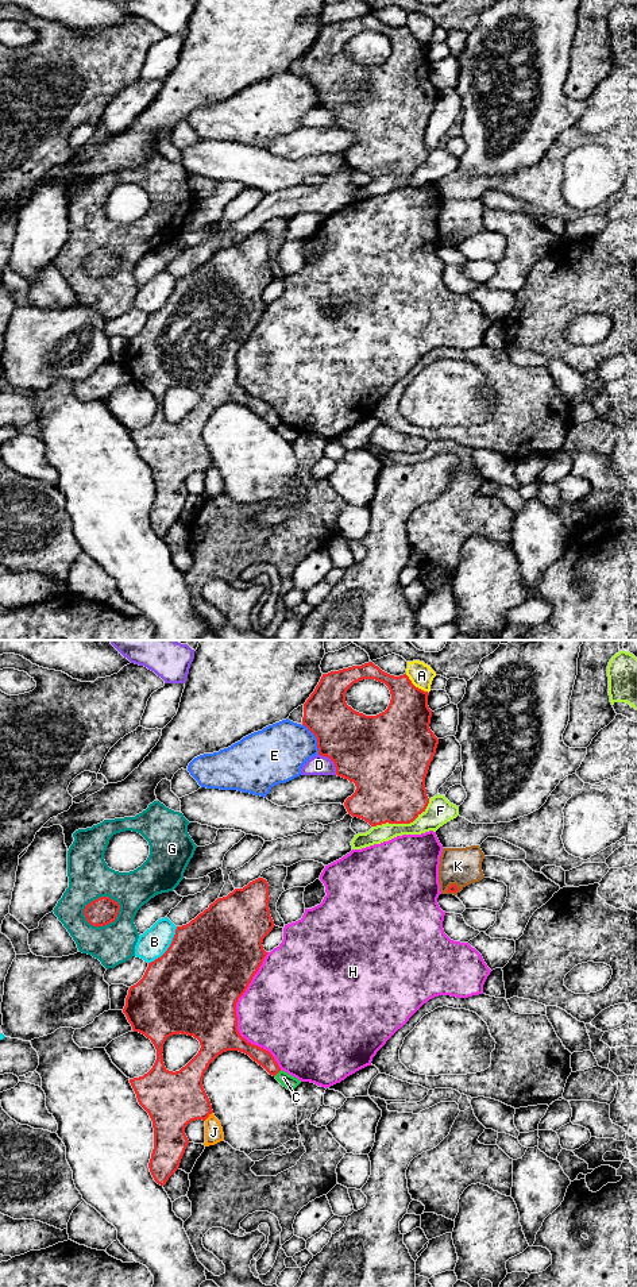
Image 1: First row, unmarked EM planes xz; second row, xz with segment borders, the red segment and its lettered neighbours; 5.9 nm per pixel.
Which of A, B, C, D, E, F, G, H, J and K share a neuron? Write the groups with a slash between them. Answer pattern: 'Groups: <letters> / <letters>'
Groups: A / B / C / D / E / F / G / H / J / K

